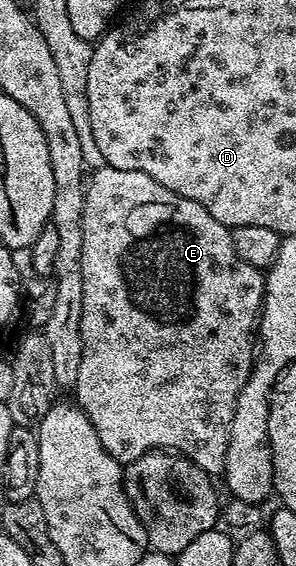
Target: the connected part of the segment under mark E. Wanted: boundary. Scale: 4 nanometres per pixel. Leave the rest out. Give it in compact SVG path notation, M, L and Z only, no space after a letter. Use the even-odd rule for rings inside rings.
M103 165L93 169L90 181L84 192L84 215L82 216L82 348L84 349L84 369L78 376L74 387L75 405L83 410L84 415L94 424L94 432L98 432L98 440L121 464L134 461L147 450L171 448L188 457L194 464L203 468L209 476L220 476L224 472L226 460L226 444L228 443L228 429L234 414L234 404L238 392L246 384L252 371L254 361L254 331L258 326L258 315L264 305L265 275L257 267L238 256L235 251L232 230L222 225L218 220L202 208L194 200L172 192L158 180L146 176L146 172L123 170L110 165ZM120 346L136 346L140 350L140 366L132 366L132 362L120 362ZM148 346L168 346L172 354L172 378L164 382L164 362L156 362L156 354L152 354L152 362L148 362ZM136 386L148 386L144 394L148 398L140 398L140 390Z

